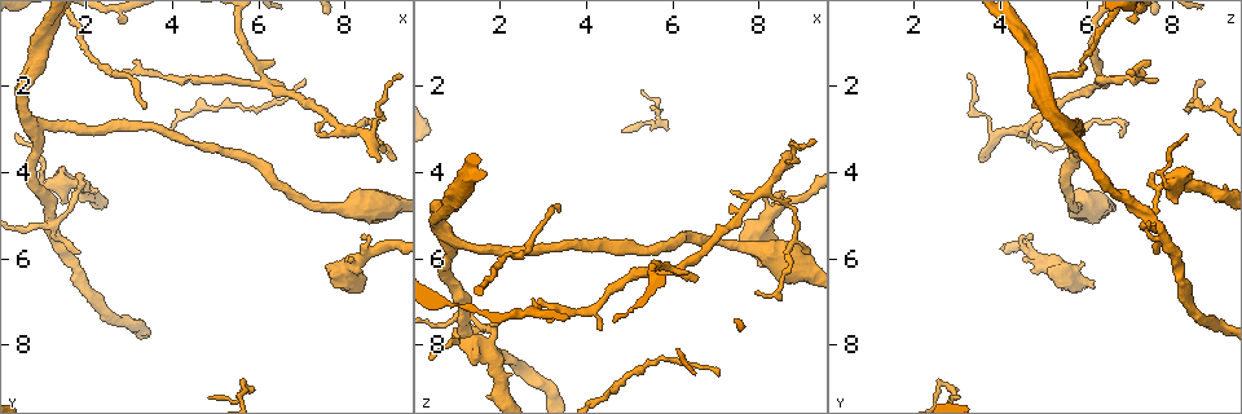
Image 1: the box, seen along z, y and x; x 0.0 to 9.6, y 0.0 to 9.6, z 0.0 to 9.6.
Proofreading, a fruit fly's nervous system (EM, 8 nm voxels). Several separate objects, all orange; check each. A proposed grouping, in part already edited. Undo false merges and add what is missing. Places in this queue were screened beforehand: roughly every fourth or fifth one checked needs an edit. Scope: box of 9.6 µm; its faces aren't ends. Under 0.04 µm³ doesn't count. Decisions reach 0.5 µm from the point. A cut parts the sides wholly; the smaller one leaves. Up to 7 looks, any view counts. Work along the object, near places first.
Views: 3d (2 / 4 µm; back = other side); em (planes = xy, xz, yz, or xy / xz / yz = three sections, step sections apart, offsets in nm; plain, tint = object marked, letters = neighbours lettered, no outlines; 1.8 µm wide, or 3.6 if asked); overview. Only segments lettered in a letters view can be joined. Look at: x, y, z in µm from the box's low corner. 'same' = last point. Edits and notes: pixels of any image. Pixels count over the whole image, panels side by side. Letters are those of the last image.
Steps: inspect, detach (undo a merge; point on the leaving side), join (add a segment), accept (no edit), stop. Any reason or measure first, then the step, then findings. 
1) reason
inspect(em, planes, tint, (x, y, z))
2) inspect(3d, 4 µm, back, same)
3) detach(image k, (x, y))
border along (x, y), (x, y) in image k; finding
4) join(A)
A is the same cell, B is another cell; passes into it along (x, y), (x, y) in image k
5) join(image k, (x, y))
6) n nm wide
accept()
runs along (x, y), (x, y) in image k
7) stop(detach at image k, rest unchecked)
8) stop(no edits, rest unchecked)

tapers out
inspect(3d, 2 µm, back, (4.35, 1.90, 7.65))

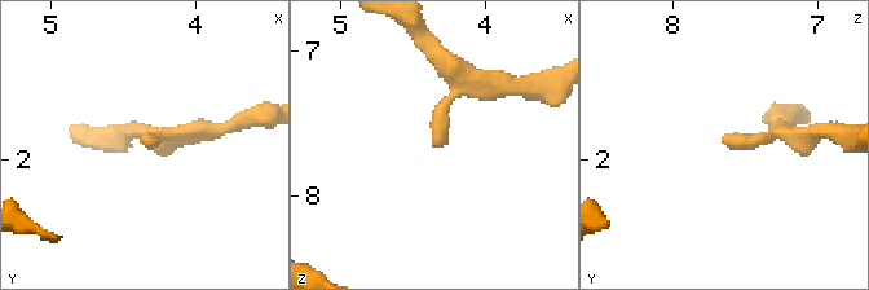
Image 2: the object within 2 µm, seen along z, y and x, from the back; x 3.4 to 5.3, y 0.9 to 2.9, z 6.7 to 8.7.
inspect(em, yz, step 4, tint, (4.34, 1.92, 7.66))

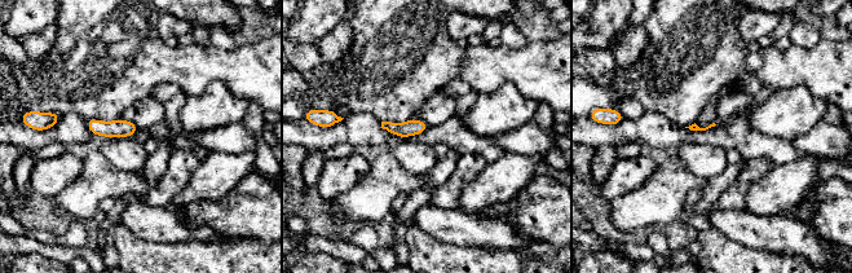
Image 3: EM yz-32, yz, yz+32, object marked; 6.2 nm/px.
inspect(em, planes, letters, same)

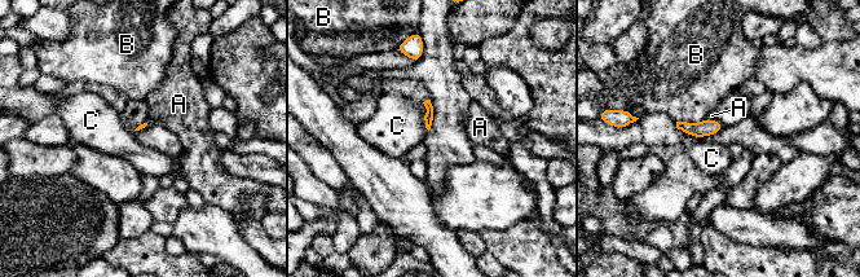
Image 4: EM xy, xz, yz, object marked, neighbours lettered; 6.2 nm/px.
accept()
A, B and C are other cells; none of them fits

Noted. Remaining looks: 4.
tapers out
inspect(3d, 4 µm, back, (7.40, 3.15, 4.40))

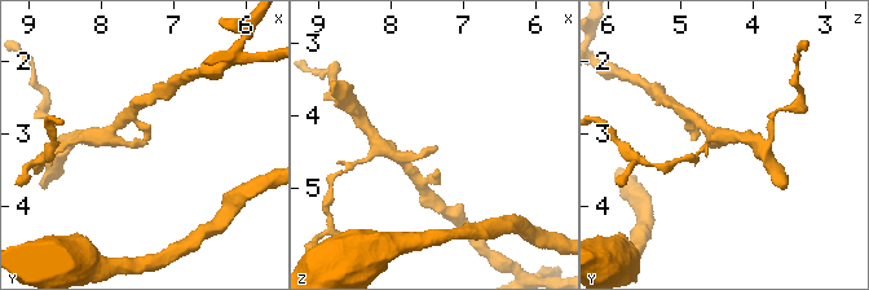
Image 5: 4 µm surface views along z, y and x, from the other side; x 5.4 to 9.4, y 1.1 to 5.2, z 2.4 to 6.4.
shape alone is not enough
inspect(em, planes, tint, (7.40, 3.10, 4.45))

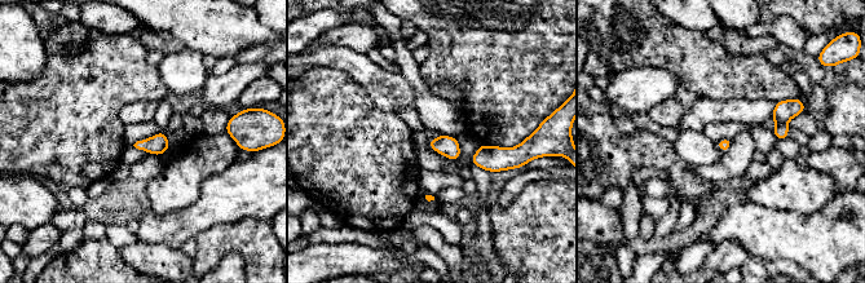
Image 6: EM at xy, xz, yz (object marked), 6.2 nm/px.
inspect(em, planes, letters, same)

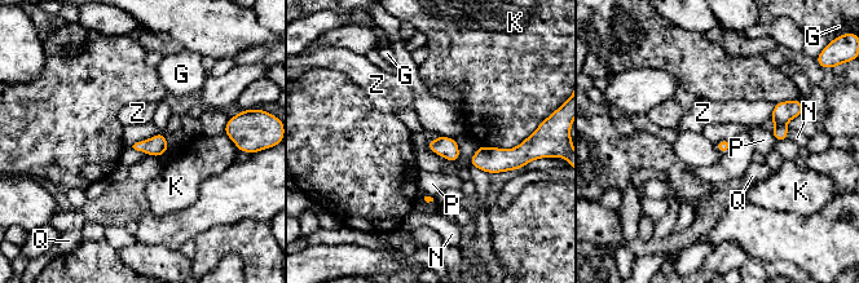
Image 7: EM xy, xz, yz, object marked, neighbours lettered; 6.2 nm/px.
accept()
G, K, N, P, Q and Z are other cells; none of them fits

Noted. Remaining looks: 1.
stop(no edits, rest unchecked)

